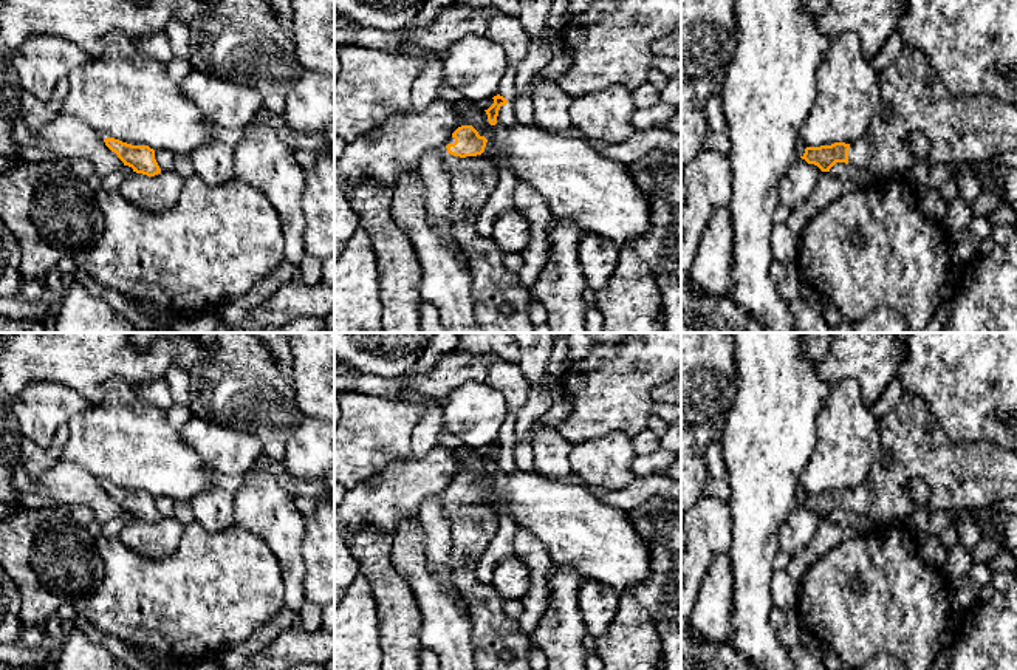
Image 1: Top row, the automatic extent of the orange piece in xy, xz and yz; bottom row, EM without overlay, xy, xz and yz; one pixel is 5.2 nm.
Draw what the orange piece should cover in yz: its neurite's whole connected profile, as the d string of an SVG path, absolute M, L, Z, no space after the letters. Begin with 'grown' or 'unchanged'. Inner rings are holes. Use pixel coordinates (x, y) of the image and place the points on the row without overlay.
grown; M904 393L892 412L878 418L878 430L881 450L861 486L806 494L800 504L822 518L830 518L836 509L851 511L881 528L912 525L916 511L916 503L907 492L912 480L921 480L927 486L930 512L995 508L998 500L1017 495L1017 455L992 444L954 443L915 393Z

